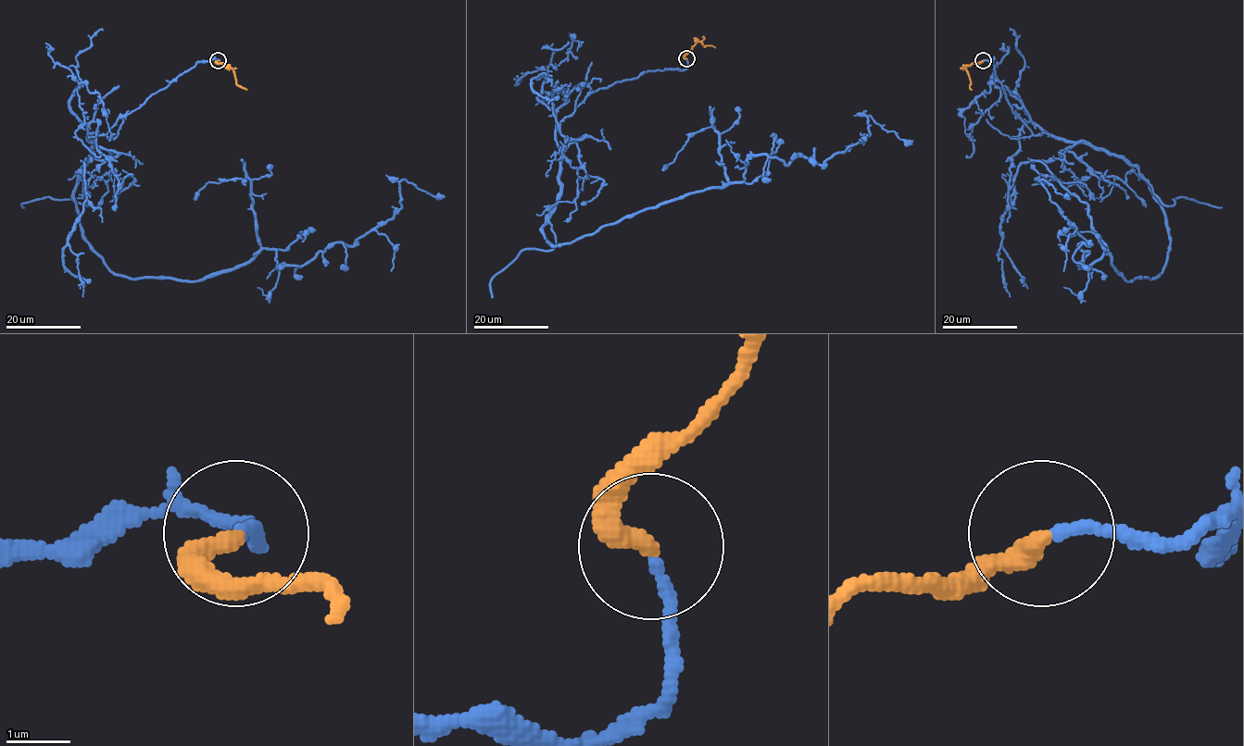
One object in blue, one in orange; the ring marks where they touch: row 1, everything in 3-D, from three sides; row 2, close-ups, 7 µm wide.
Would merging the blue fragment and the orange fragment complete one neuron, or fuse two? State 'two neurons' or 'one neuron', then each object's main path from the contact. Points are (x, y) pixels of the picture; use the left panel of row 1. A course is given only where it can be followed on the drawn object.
one neuron; blue runs (219, 60), (87, 138), (78, 221), (113, 272), (304, 266), (390, 220), (405, 179), (445, 196); orange runs (219, 60), (217, 62), (223, 63), (233, 71), (236, 83), (246, 90)

